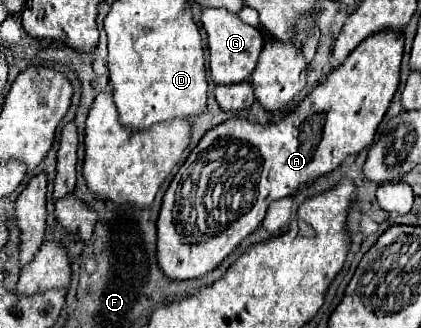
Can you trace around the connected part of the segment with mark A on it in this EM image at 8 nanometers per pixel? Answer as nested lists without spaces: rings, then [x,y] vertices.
[[[400,32],[372,34],[286,118],[272,124],[230,118],[208,130],[172,178],[162,200],[158,218],[162,272],[172,280],[208,274],[260,226],[274,200],[294,194],[300,184],[332,172],[346,156],[370,146],[398,90],[402,54]]]

